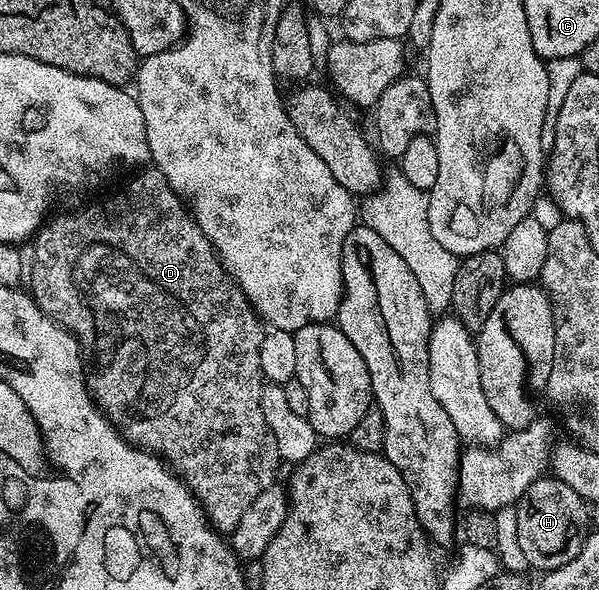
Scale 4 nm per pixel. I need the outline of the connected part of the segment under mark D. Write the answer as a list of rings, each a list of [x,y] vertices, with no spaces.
[[[155,166],[137,171],[132,178],[117,196],[112,196],[101,204],[92,204],[89,208],[80,208],[77,212],[68,212],[65,216],[53,215],[41,227],[34,237],[36,245],[32,248],[32,256],[30,252],[30,295],[51,320],[62,325],[80,341],[86,357],[86,387],[95,407],[107,416],[116,431],[129,444],[159,456],[173,473],[184,481],[188,491],[200,501],[200,507],[204,509],[211,527],[221,534],[228,534],[236,527],[240,515],[247,510],[250,502],[254,502],[258,494],[277,483],[276,467],[281,467],[282,464],[278,454],[278,442],[274,442],[274,434],[270,434],[270,426],[266,426],[266,418],[260,405],[260,394],[264,390],[266,379],[260,370],[262,359],[259,351],[266,332],[264,328],[260,329],[261,321],[255,311],[247,307],[239,308],[232,301],[232,296],[228,293],[230,277],[224,271],[220,257],[190,215],[185,201],[172,189],[170,182],[166,182],[166,178]]]

